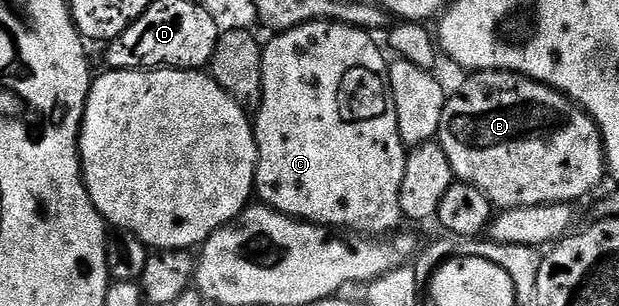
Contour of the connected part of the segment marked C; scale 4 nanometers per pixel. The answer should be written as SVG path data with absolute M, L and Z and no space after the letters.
M318 21L304 23L272 36L270 43L263 47L263 101L261 110L255 115L255 134L257 137L257 177L255 195L264 206L275 211L282 211L293 219L306 223L319 223L323 227L348 229L370 237L385 237L396 232L403 223L399 193L403 189L403 169L407 148L401 140L399 121L395 113L395 101L389 88L389 63L385 59L386 52L376 43L374 36L364 27L352 27L350 23L336 21Z

